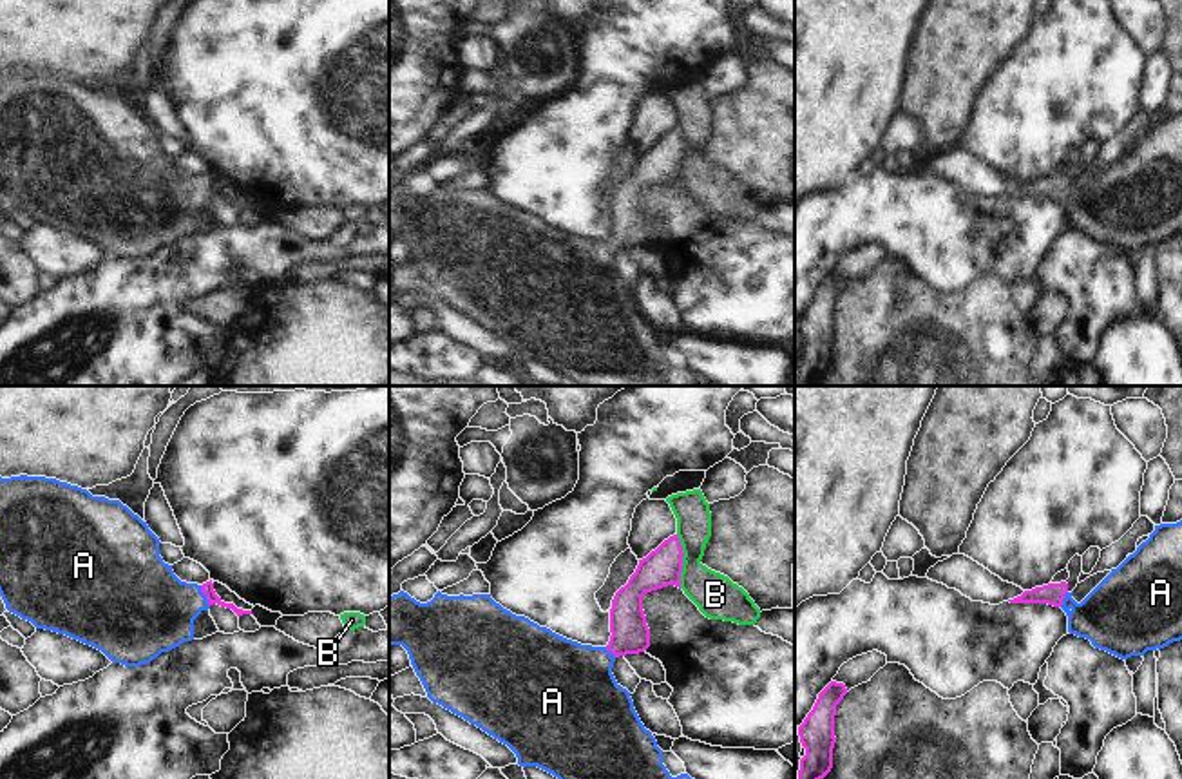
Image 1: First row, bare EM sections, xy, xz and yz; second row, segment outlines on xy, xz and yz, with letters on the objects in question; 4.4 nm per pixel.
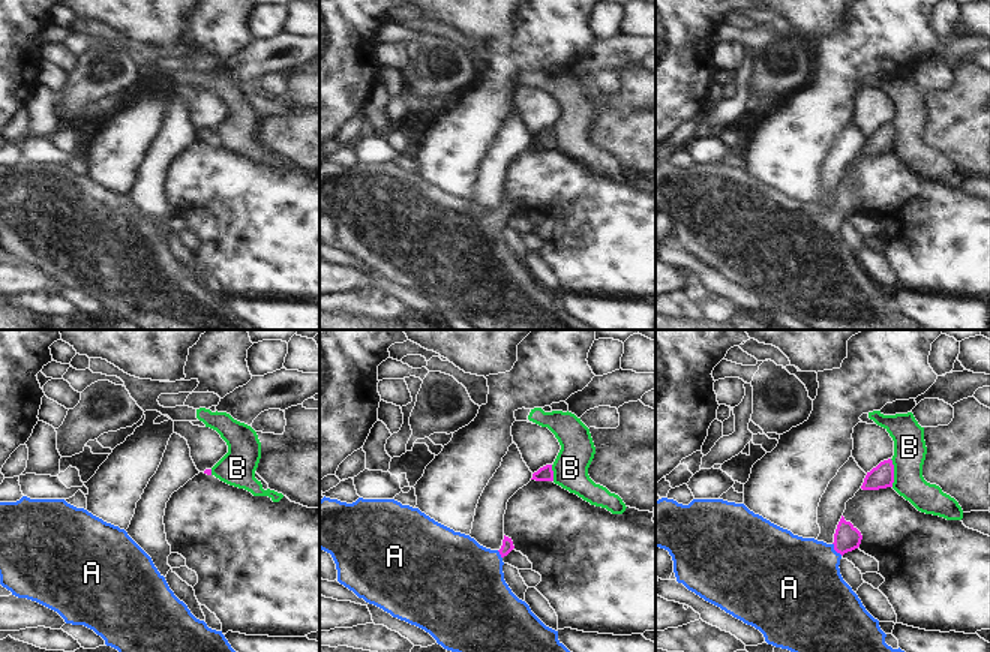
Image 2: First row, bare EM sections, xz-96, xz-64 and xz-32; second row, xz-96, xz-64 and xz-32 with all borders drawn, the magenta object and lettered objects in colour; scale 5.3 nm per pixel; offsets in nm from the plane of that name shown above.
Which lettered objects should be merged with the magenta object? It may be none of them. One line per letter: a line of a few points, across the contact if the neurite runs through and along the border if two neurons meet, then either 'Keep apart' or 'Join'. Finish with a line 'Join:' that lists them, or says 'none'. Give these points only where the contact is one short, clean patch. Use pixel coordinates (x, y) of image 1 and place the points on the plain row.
A: Line: xy (207, 182), (207, 191), (152, 205). Join
B: Keep apart
Join: A

